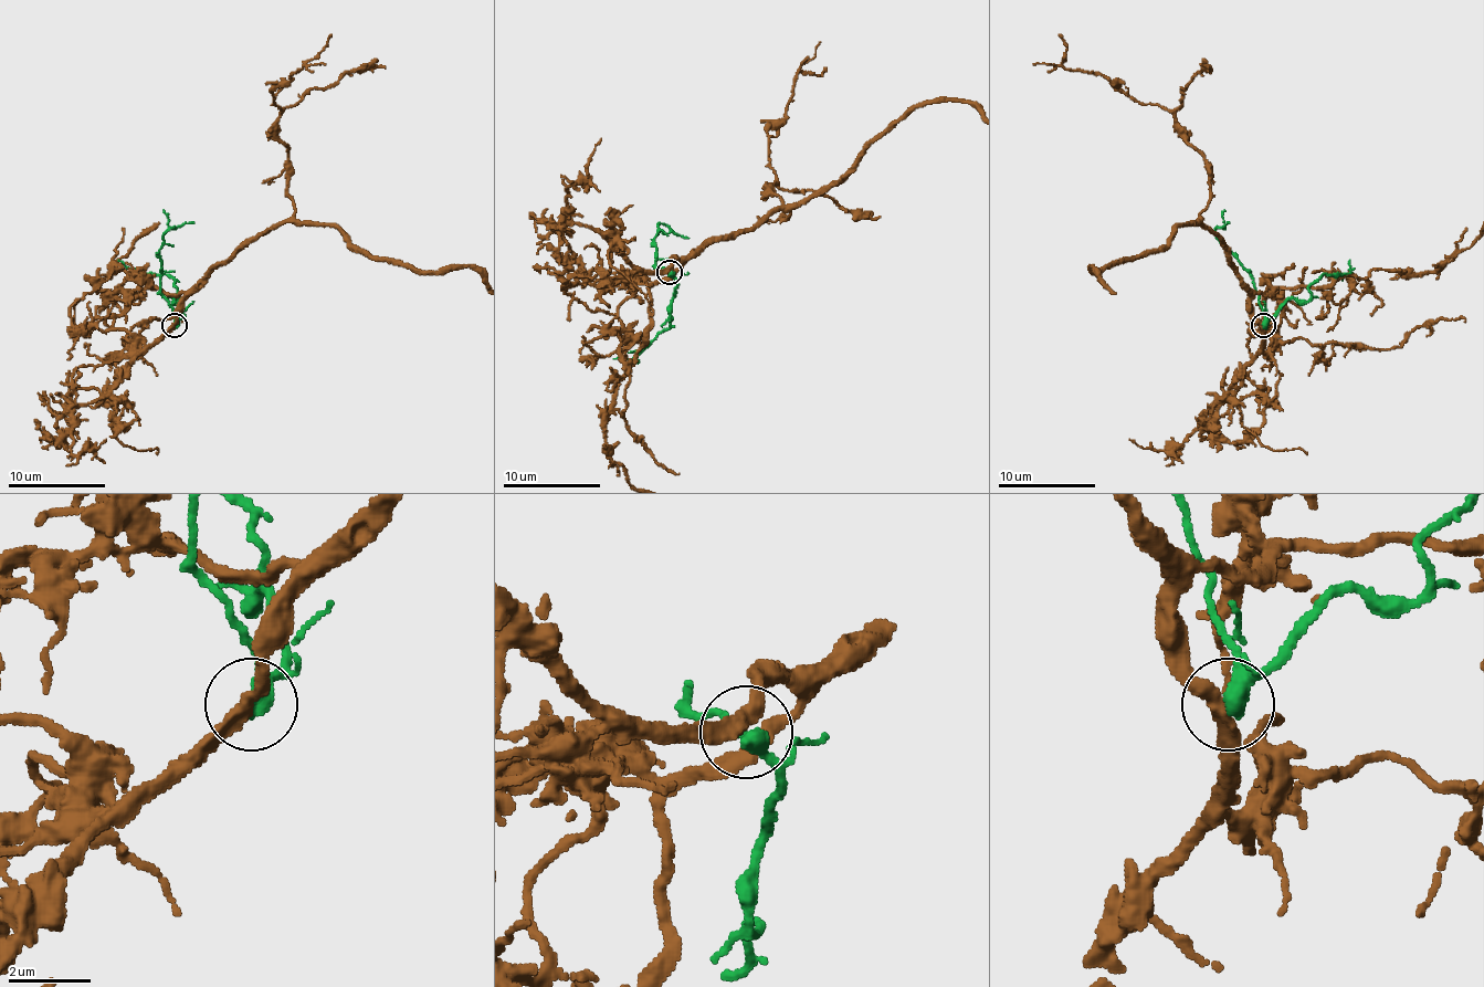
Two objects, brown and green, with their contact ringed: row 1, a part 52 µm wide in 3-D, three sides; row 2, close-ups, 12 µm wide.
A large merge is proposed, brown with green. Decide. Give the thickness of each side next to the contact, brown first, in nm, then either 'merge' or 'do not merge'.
320 nm thick on the brown side, 340 nm on the other; do not merge

